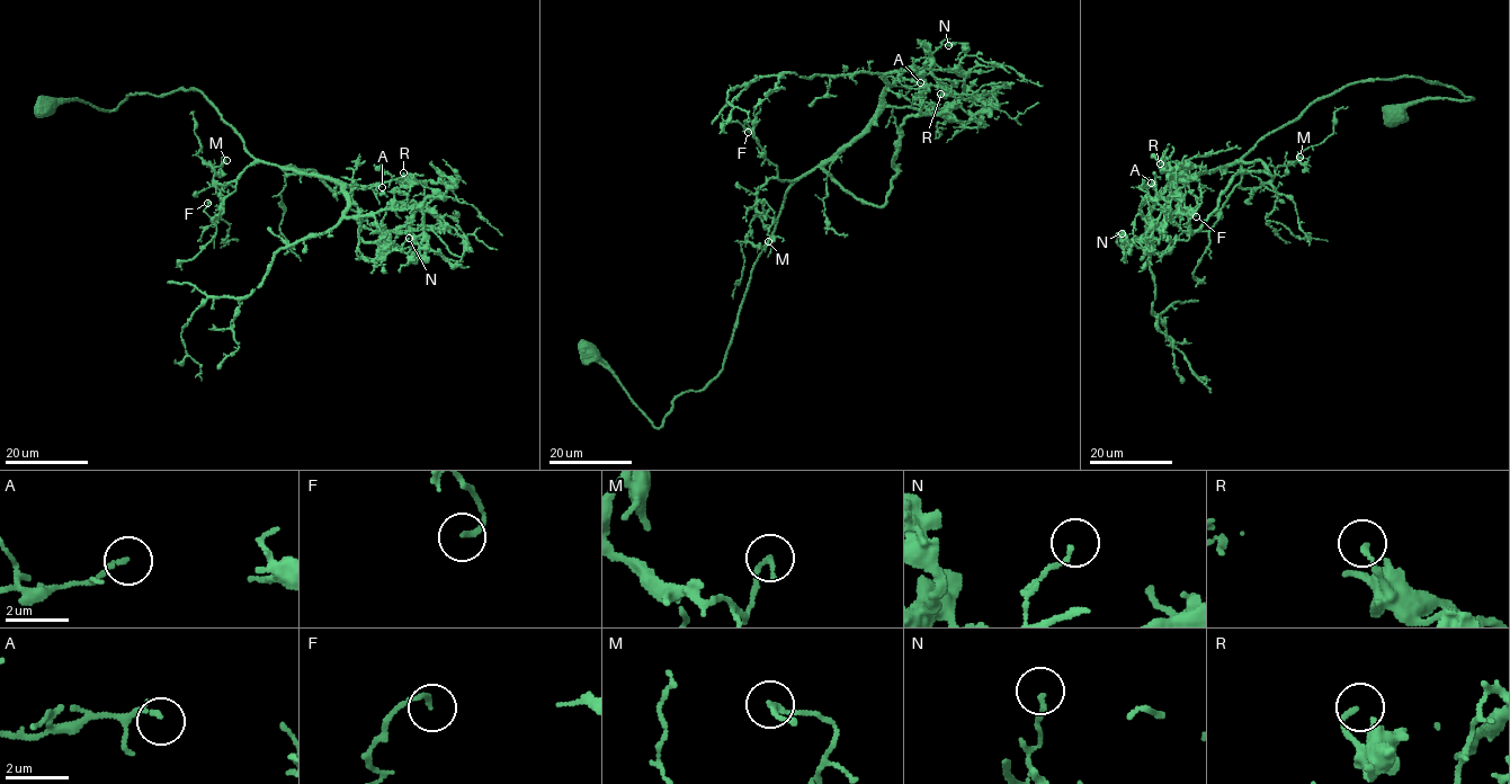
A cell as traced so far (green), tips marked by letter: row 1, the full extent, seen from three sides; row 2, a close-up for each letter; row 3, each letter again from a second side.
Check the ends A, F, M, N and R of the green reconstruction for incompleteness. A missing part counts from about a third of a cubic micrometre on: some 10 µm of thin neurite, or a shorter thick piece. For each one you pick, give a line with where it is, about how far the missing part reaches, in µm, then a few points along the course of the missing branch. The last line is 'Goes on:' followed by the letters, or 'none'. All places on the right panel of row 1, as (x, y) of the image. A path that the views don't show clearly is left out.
Goes on: none

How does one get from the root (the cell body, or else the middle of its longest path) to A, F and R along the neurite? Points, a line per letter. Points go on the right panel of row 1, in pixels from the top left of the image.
A: (1394, 117), (1421, 100), (1473, 99), (1421, 78), (1352, 82), (1319, 98), (1234, 163), (1158, 192), (1151, 183)
F: (1394, 117), (1473, 99), (1413, 77), (1342, 87), (1243, 157), (1208, 230), (1188, 230), (1196, 216)
R: (1394, 117), (1473, 99), (1370, 79), (1319, 98), (1234, 163), (1173, 183), (1191, 163), (1176, 177), (1160, 163)

